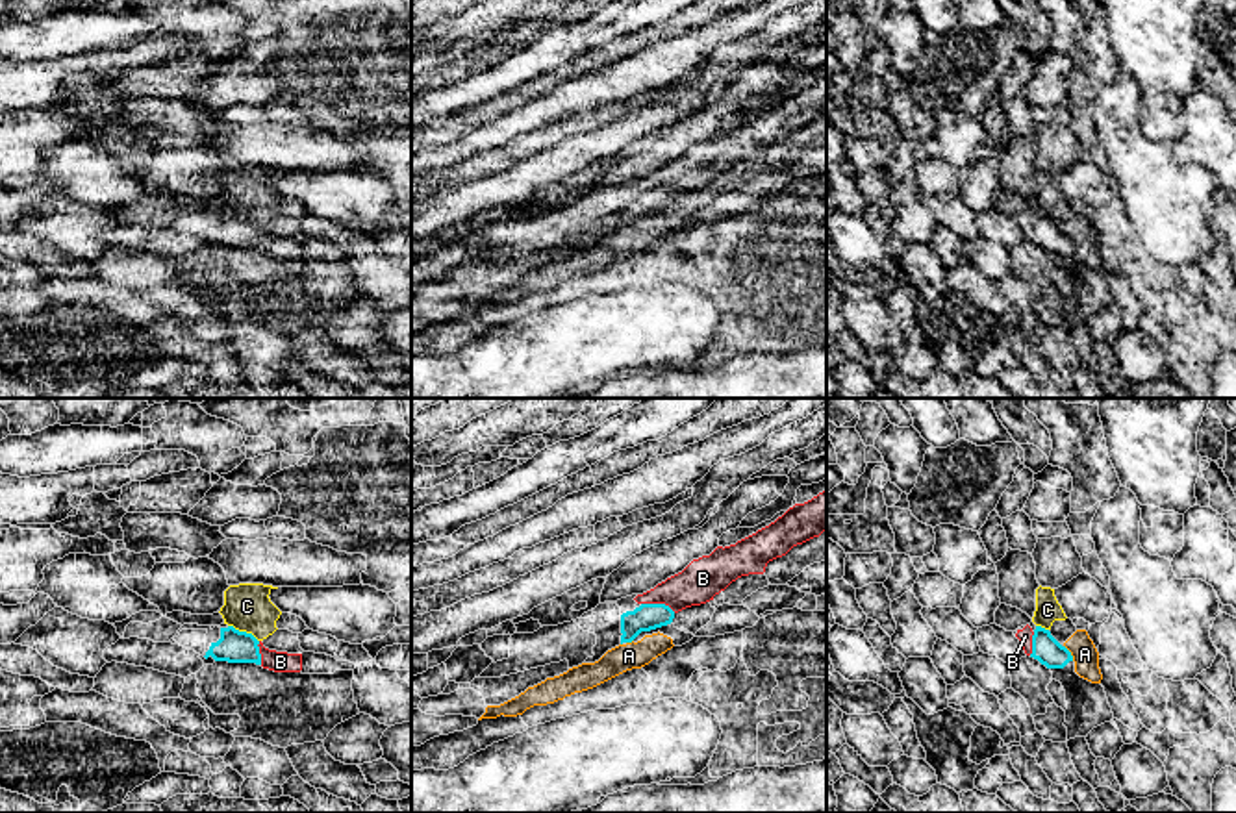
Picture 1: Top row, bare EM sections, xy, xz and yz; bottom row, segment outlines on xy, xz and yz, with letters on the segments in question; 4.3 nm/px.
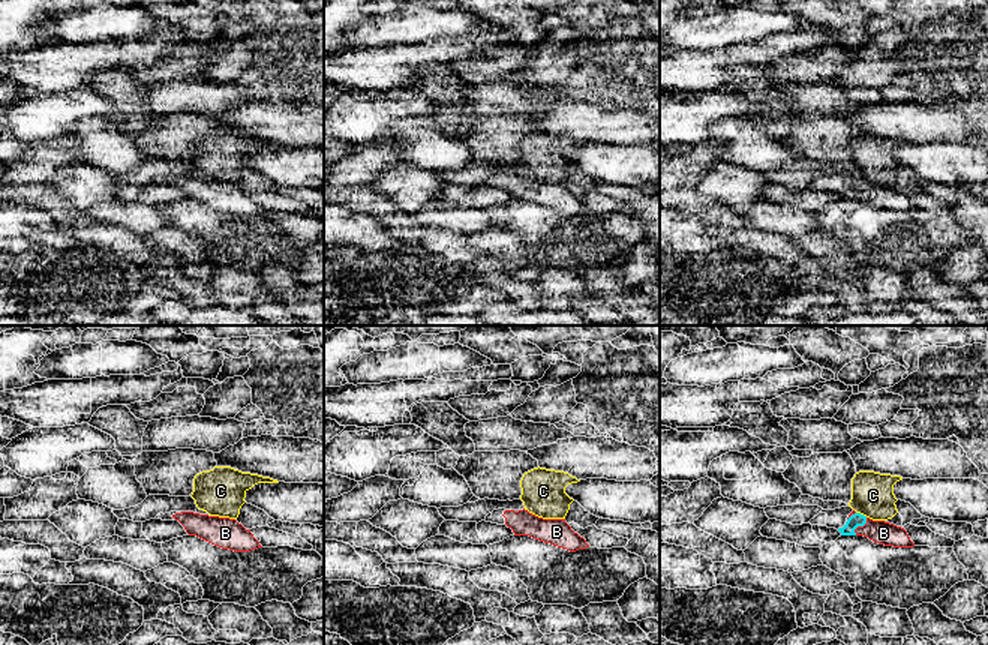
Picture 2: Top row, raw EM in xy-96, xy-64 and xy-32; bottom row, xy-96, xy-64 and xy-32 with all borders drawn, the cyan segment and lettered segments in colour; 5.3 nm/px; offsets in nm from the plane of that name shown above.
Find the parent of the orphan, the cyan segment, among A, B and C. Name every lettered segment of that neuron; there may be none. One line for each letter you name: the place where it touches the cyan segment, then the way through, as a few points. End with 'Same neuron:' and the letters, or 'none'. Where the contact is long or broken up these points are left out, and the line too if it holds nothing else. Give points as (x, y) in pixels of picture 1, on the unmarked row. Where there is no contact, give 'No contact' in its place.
B: Touches cyan at xz (658, 189). Path across: xz (647, 202), (658, 189), (703, 163)
Same neuron: B

